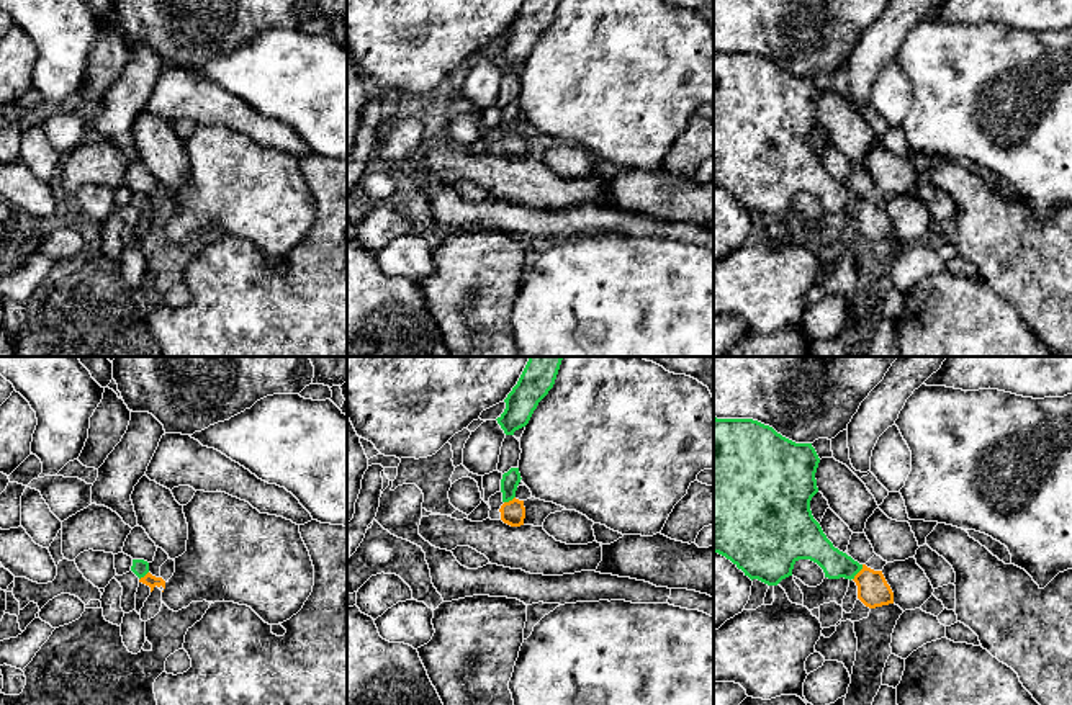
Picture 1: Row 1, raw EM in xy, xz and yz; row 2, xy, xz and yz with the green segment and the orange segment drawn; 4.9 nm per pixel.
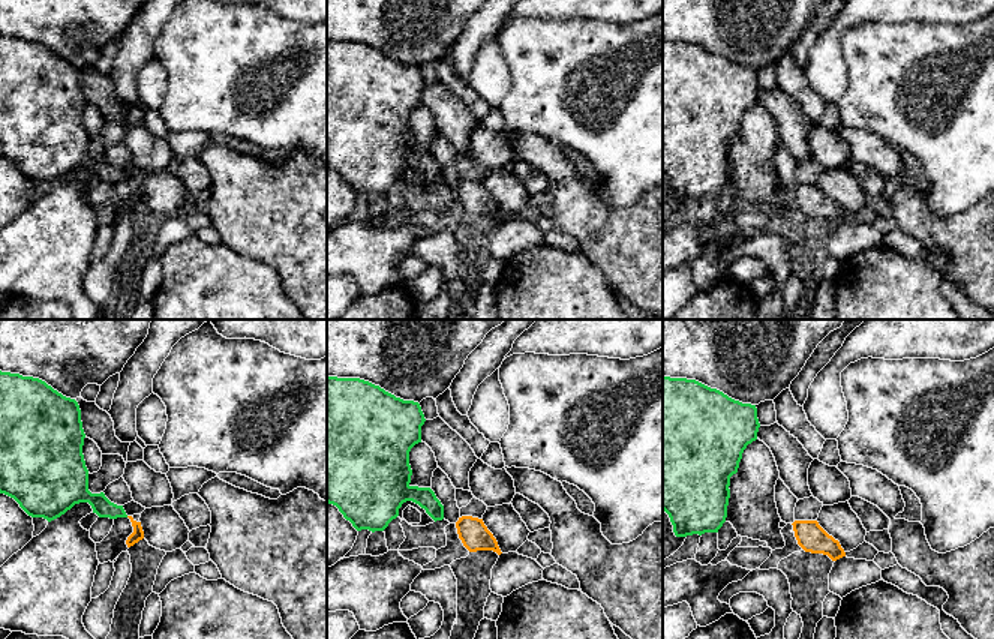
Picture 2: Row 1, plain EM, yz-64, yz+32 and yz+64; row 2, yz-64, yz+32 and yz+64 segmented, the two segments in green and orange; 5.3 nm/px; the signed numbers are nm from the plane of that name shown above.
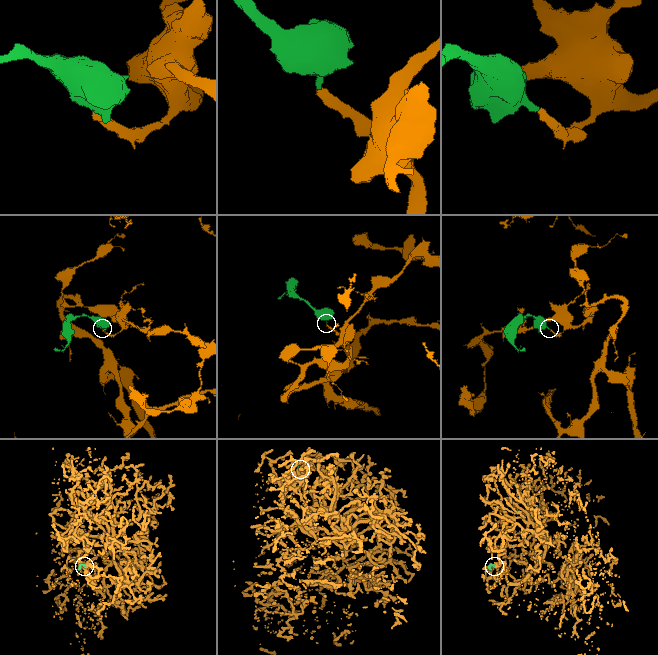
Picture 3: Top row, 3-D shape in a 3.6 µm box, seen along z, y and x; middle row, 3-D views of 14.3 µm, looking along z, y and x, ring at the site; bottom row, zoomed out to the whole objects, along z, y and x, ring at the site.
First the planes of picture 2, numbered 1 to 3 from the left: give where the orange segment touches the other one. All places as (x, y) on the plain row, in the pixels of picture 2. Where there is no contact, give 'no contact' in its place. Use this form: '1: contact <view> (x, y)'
1: no contact
2: no contact
3: no contact

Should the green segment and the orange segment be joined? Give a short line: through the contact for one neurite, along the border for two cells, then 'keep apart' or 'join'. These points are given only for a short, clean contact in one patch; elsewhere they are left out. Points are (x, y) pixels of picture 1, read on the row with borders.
line yz (815, 547), (837, 565), (858, 571), (871, 584), (873, 591); join

